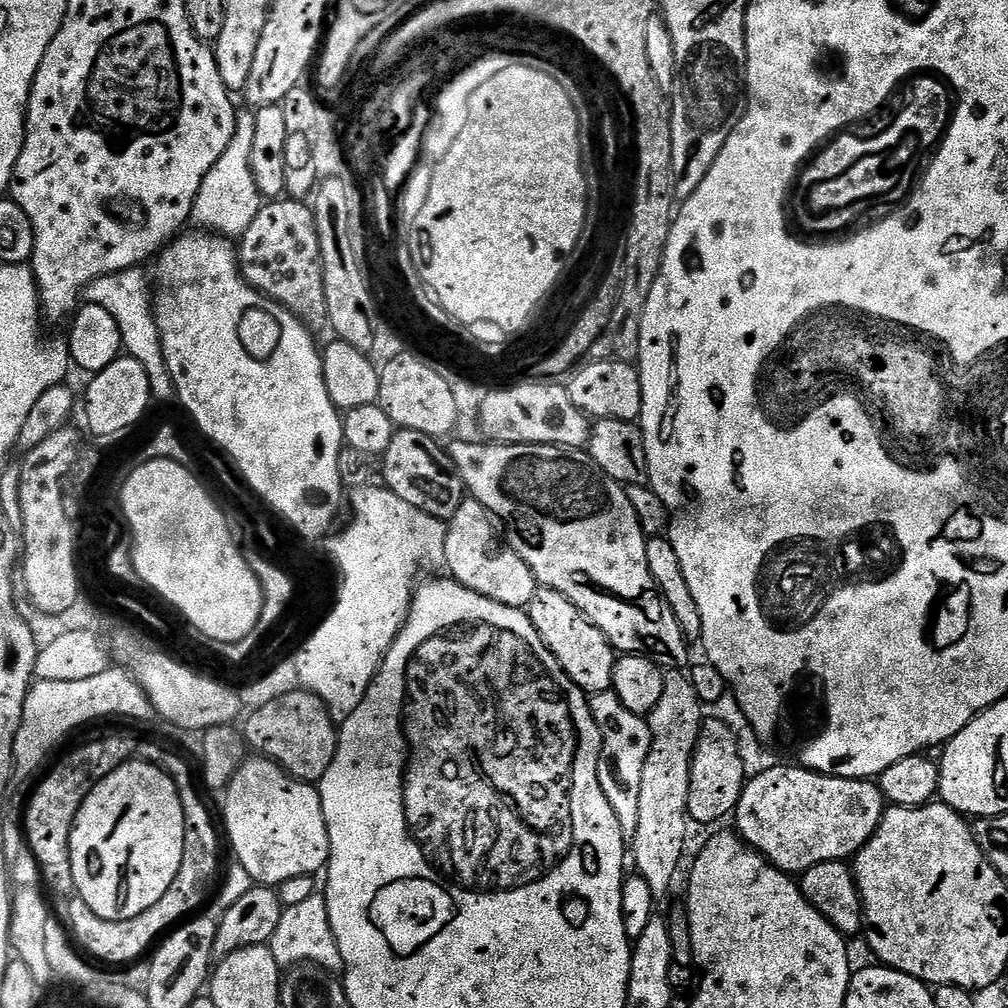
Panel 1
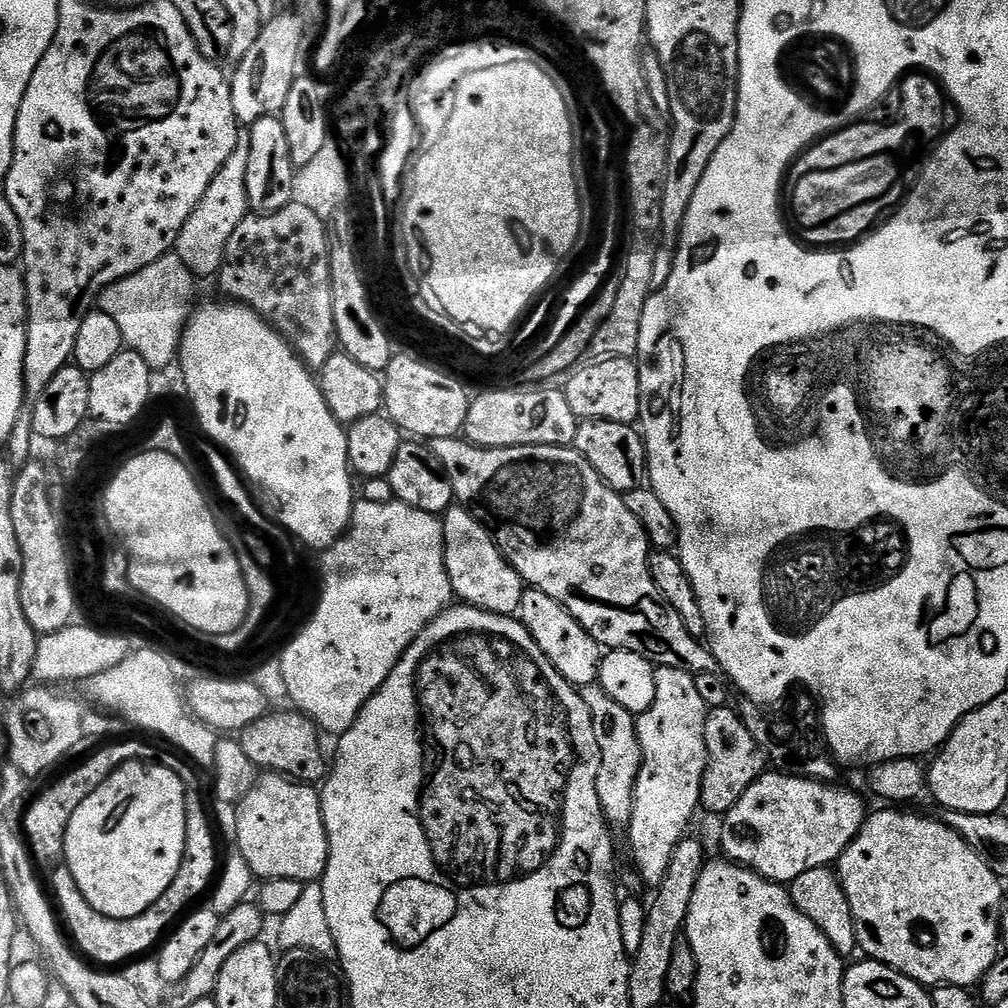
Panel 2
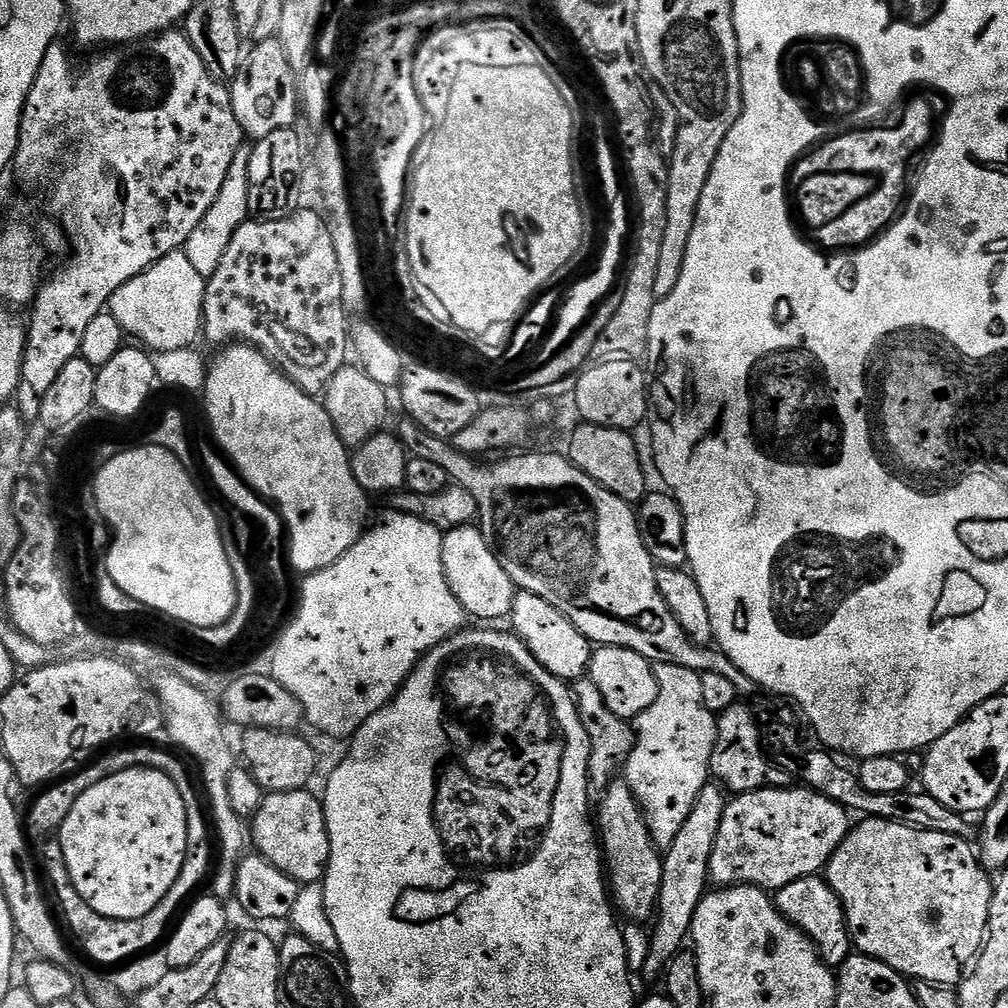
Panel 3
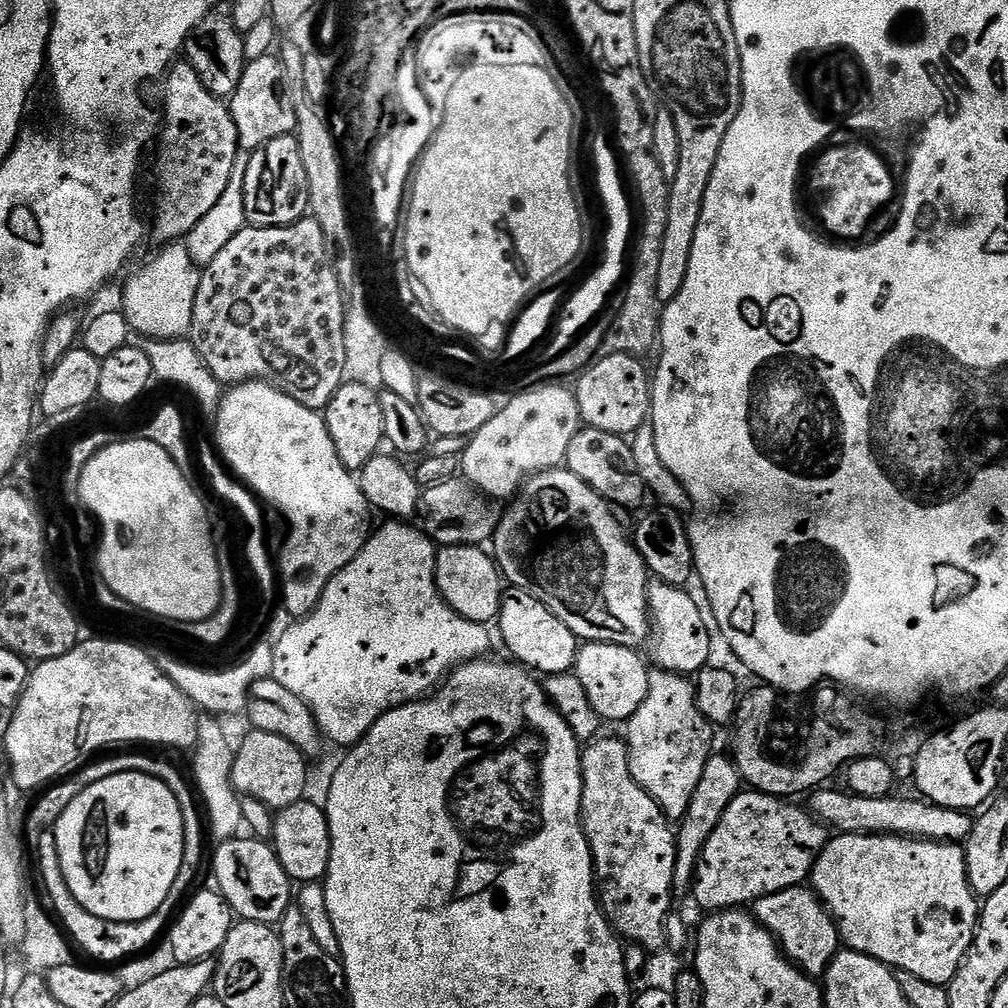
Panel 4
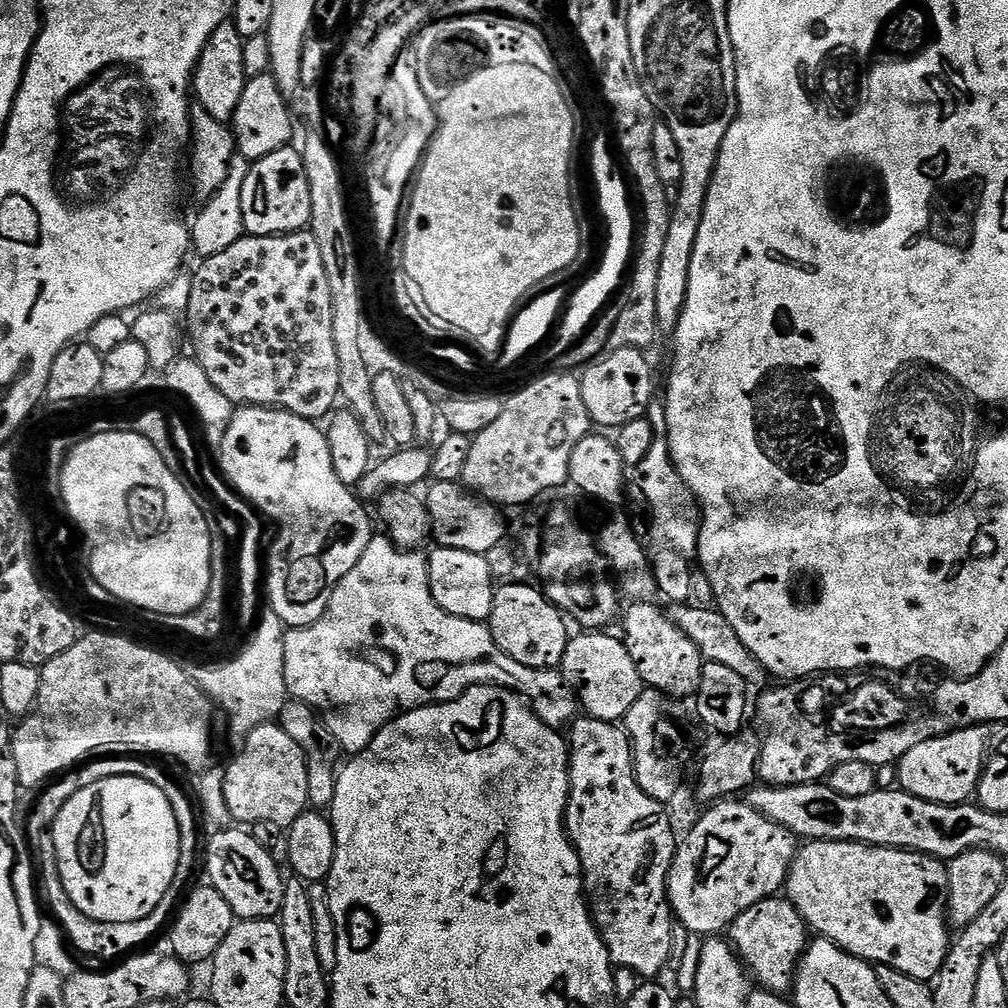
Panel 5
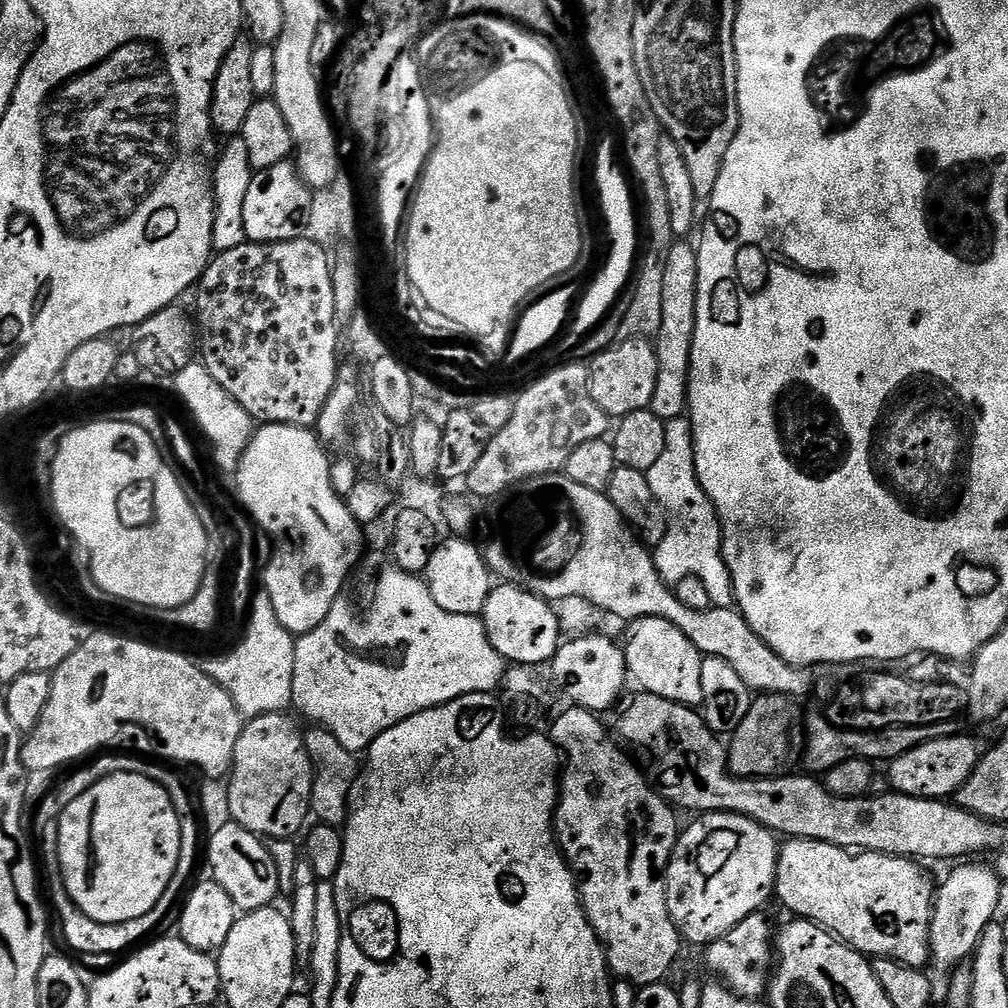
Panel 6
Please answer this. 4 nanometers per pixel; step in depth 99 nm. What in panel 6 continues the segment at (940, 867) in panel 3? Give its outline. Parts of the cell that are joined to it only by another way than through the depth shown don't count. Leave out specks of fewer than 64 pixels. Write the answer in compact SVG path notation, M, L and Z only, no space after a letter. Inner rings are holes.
M789 839L787 842L780 844L780 857L778 858L778 866L776 867L776 891L775 899L781 900L786 907L792 911L793 917L801 920L811 920L813 924L820 925L827 932L832 933L841 944L846 944L853 948L865 958L883 958L886 960L897 960L900 964L905 964L911 968L923 969L924 963L927 965L930 960L930 949L928 947L928 935L930 934L930 926L932 925L932 906L934 903L934 884L932 888L932 880L923 872L921 865L911 858L902 856L887 856L881 852L861 852L852 851L846 848L839 848L833 844L826 842L818 842L817 840L797 840Z

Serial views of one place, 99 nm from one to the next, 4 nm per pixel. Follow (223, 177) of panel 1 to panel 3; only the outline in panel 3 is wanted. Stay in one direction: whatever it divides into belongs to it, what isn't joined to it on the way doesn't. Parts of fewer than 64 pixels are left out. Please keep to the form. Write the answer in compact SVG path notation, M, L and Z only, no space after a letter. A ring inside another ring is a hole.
M251 143L240 145L238 154L234 154L234 162L230 162L230 170L226 170L226 182L222 182L222 190L218 190L218 198L214 198L214 206L206 210L206 218L198 222L194 234L190 234L182 249L186 258L190 258L190 262L198 269L198 274L205 278L212 276L214 270L218 270L222 254L226 254L226 246L230 246L230 238L234 238L238 226L242 226L244 221L249 219L251 153Z

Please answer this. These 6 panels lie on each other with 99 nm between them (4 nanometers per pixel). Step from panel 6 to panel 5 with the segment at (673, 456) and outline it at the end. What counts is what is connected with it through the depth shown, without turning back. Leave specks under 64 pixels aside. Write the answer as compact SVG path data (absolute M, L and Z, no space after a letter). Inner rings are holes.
M652 399L646 417L653 427L653 446L647 451L646 458L634 468L634 474L640 479L640 492L648 499L648 508L652 511L652 536L660 543L661 549L672 548L689 558L695 557L700 542L700 505L690 486L682 482L682 474L672 464L670 446L665 439L668 427L663 399Z

